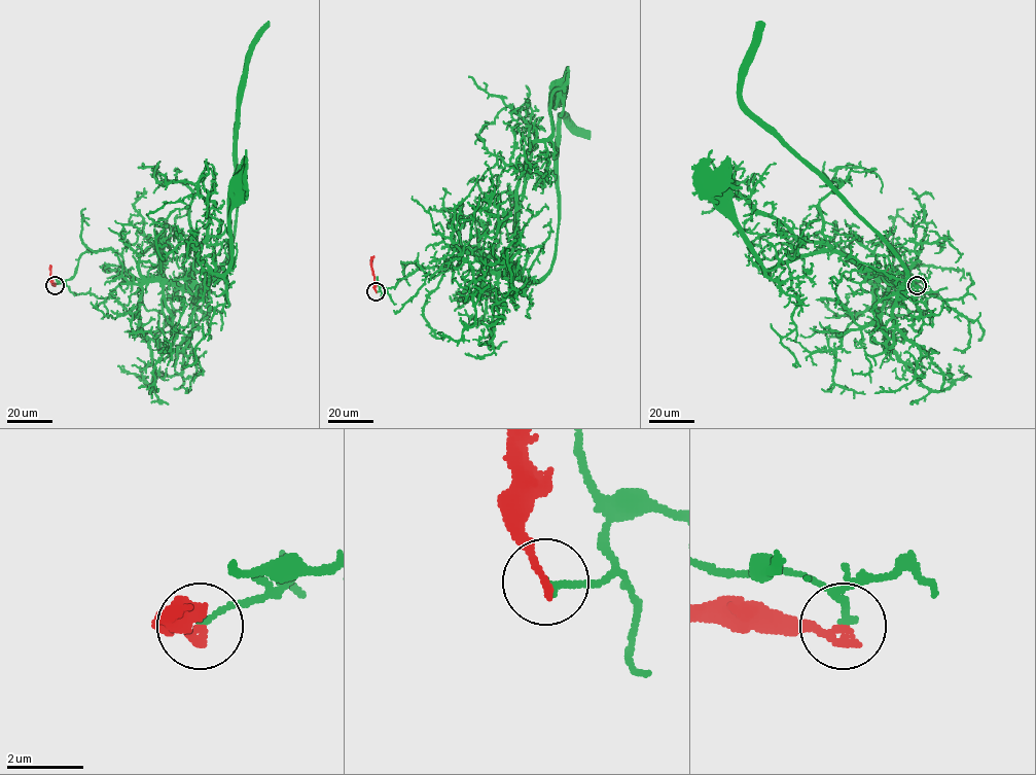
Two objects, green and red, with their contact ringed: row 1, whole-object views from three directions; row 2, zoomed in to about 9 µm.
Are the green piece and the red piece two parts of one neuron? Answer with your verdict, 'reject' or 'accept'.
reject

